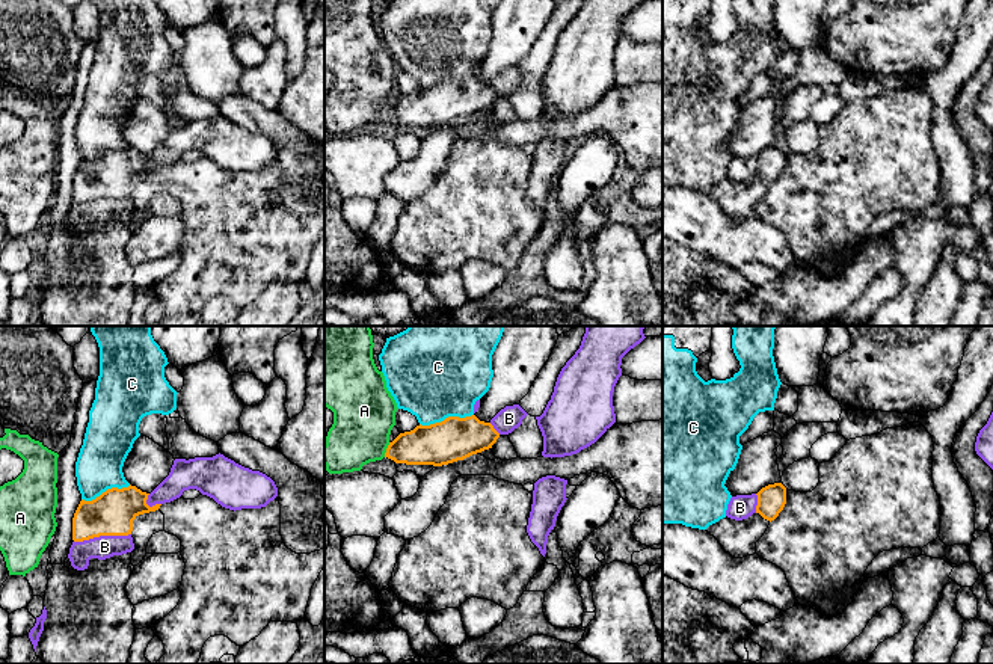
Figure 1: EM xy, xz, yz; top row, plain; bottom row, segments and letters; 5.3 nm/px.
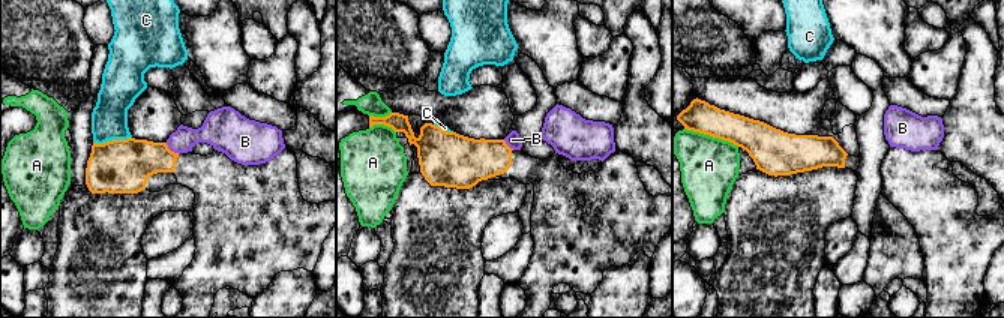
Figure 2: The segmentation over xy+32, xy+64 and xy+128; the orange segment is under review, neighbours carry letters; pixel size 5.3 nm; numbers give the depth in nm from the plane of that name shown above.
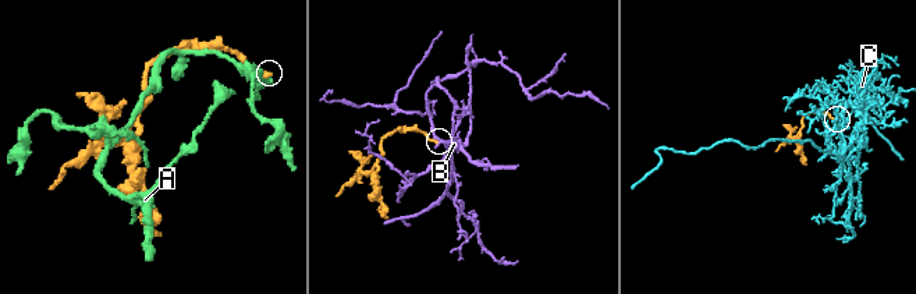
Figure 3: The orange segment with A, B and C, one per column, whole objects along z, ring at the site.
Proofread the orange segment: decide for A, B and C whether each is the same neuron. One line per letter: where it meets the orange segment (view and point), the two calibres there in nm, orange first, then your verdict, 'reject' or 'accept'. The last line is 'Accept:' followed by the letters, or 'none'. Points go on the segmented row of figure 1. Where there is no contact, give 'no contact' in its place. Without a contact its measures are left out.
A: xz (387, 450) | 220/340 nm | reject
B: xy (101, 534) | 240/130 nm | reject
C: xz (445, 418) | 220/480 nm | reject
Accept: none

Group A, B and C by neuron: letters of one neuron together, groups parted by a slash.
A / B / C

